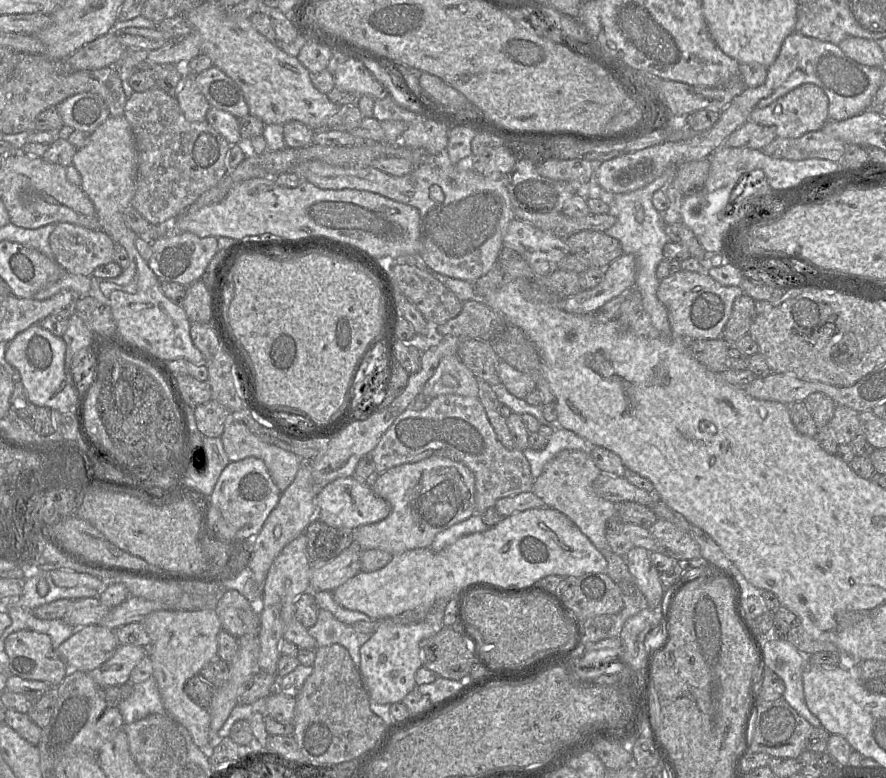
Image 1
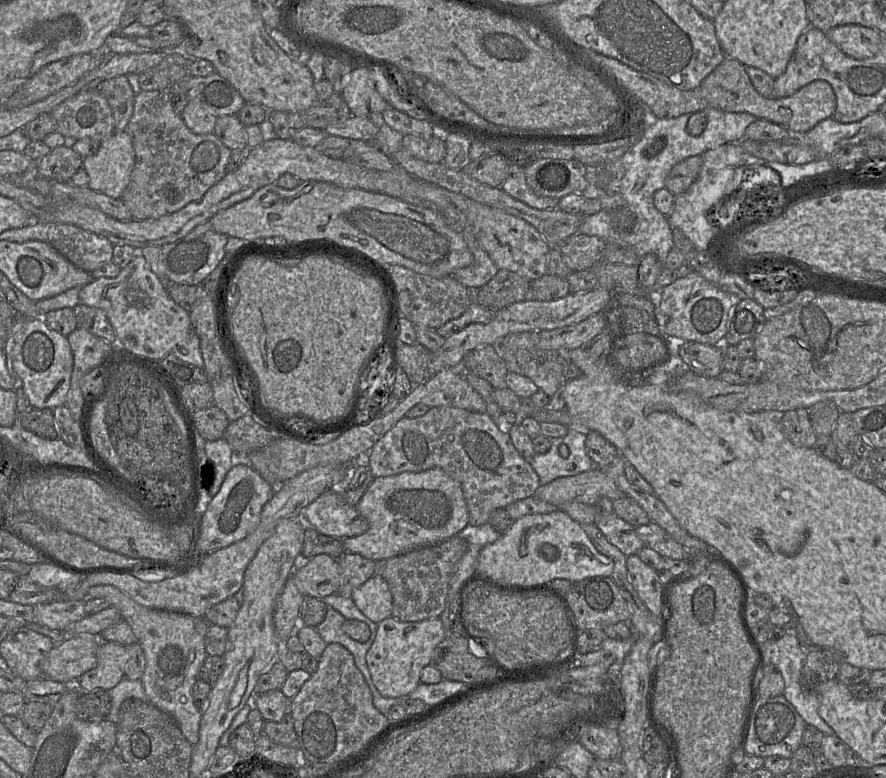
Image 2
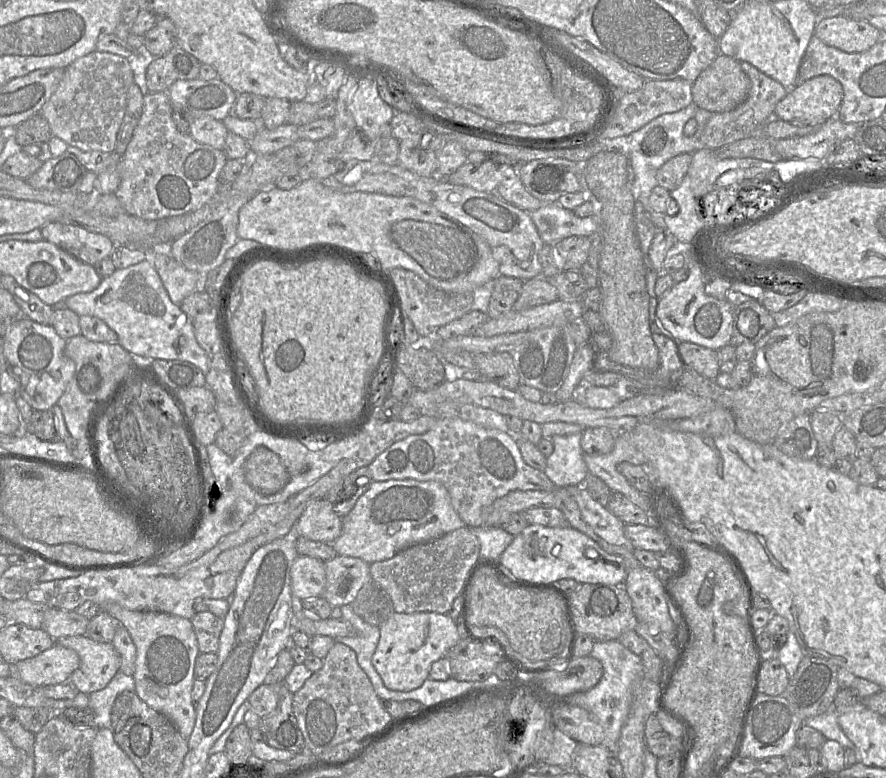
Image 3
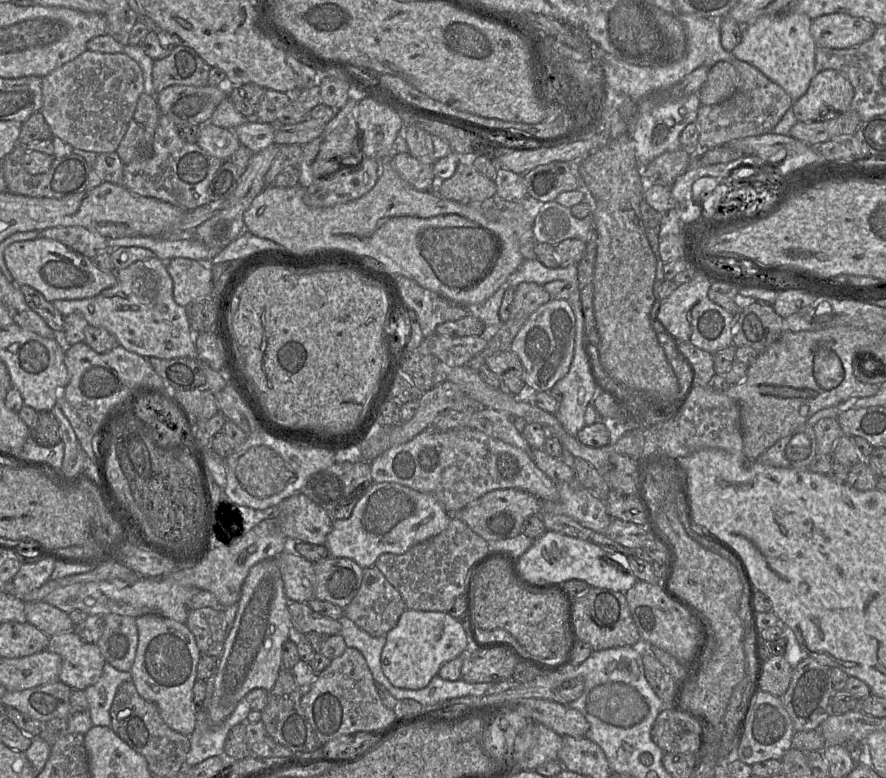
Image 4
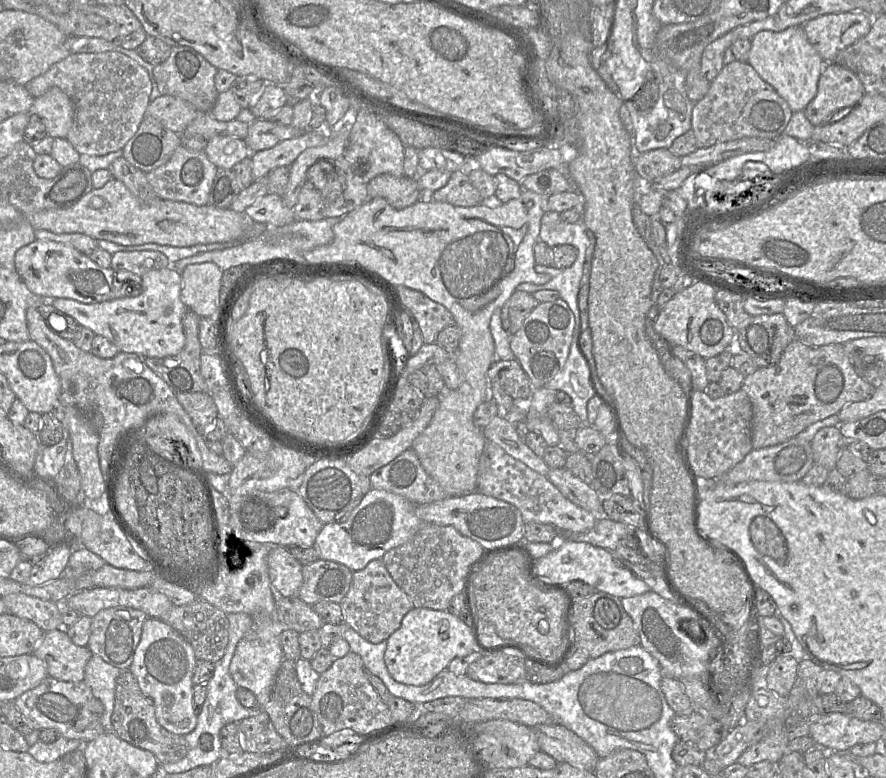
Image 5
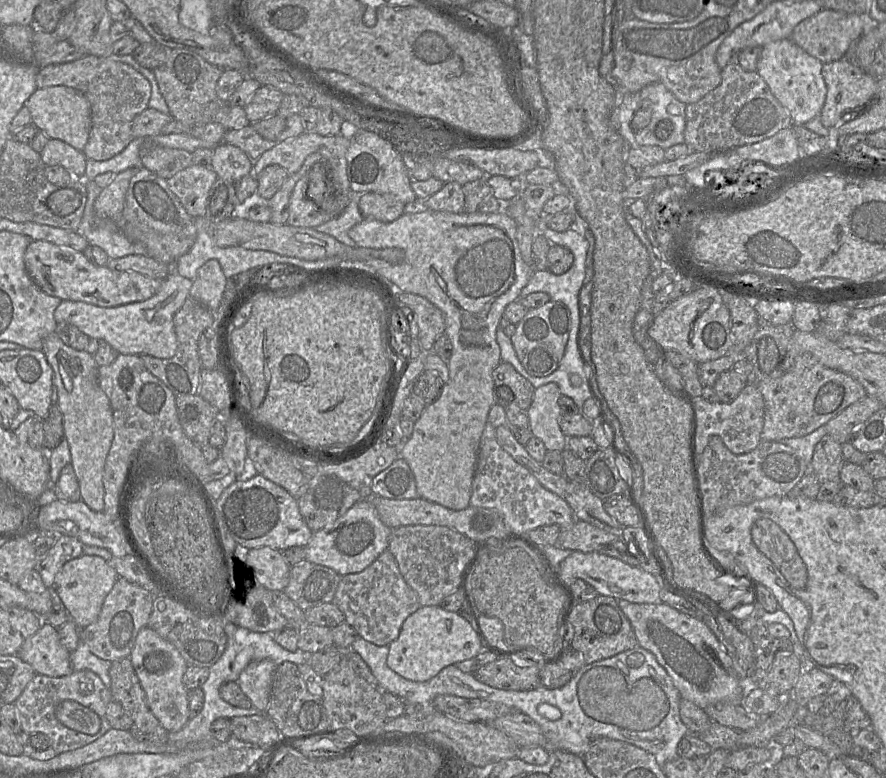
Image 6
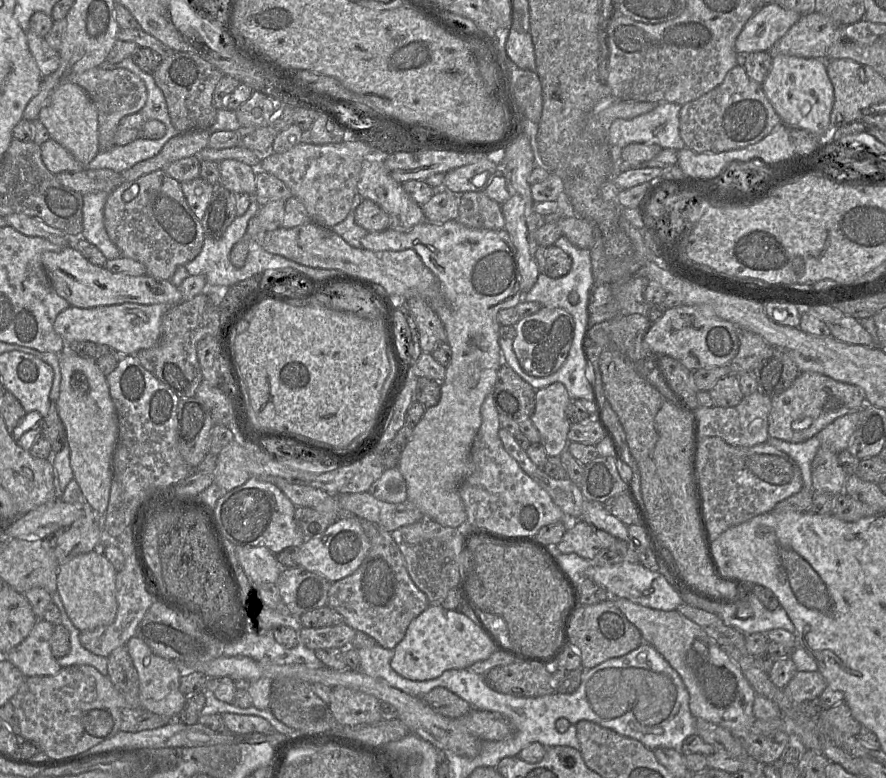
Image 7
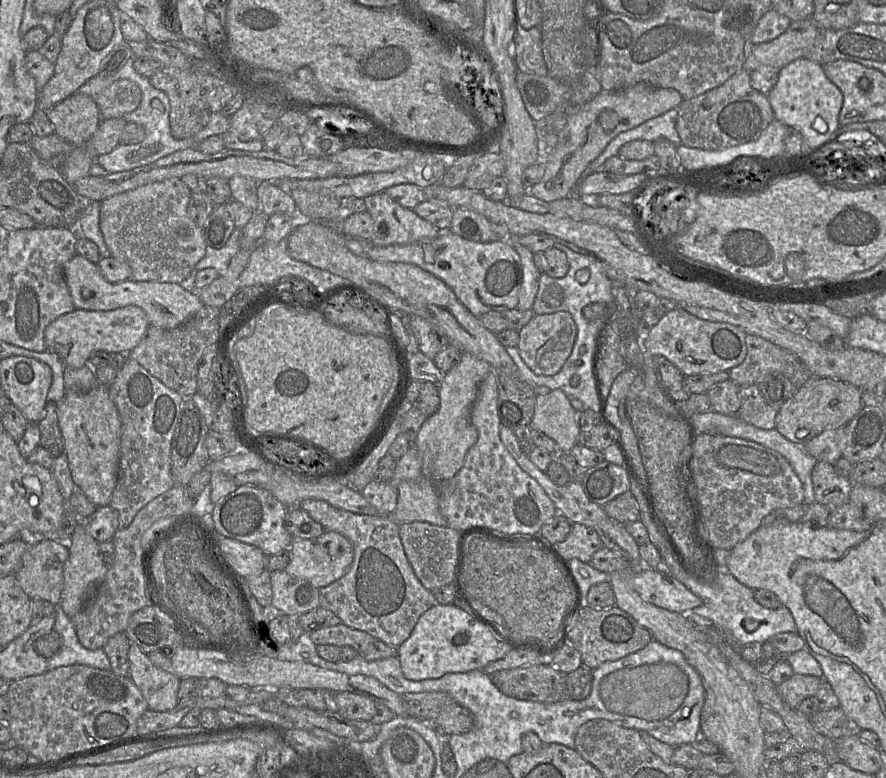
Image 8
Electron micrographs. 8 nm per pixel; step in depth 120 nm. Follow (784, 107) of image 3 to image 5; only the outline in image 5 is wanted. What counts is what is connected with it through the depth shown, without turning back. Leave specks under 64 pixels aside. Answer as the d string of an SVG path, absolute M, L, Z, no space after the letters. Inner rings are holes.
M826 63L818 80L817 93L804 109L805 116L815 127L831 122L833 114L854 107L865 94L864 87L848 68Z

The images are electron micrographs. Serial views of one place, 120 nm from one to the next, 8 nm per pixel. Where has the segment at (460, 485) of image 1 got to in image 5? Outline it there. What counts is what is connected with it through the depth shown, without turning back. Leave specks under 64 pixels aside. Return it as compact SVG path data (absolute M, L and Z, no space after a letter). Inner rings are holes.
M372 488L351 511L345 521L325 524L318 534L313 547L318 552L319 559L343 564L353 572L362 570L370 561L381 559L387 551L407 542L423 524L428 524L423 523L417 517L415 506L415 504L400 495Z

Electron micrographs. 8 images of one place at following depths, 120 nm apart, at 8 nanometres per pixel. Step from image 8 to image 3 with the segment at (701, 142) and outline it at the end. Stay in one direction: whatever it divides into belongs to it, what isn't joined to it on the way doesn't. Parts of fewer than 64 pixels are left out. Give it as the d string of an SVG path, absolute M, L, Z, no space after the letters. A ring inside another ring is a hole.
M740 62L740 64L751 82L748 96L735 109L712 114L702 133L702 143L706 148L717 149L744 138L766 136L765 125L769 123L768 119L772 117L777 103L788 93L780 82L767 76L752 64L748 62Z

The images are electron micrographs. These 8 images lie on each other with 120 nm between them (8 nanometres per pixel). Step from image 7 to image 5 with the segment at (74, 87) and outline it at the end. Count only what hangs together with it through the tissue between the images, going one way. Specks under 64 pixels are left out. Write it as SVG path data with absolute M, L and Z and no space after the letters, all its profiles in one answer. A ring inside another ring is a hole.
M53 87L34 98L32 112L41 118L49 136L67 138L73 124L74 105L62 90Z

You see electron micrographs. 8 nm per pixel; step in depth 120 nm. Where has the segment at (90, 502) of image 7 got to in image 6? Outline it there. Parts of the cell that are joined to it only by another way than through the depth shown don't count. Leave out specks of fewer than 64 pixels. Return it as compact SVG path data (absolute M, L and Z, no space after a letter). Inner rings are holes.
M54 332L43 341L42 351L53 369L53 383L57 388L57 405L63 417L64 438L70 448L81 500L95 512L104 510L103 473L113 437L113 411L110 400L98 383L99 366L93 355L66 345Z

